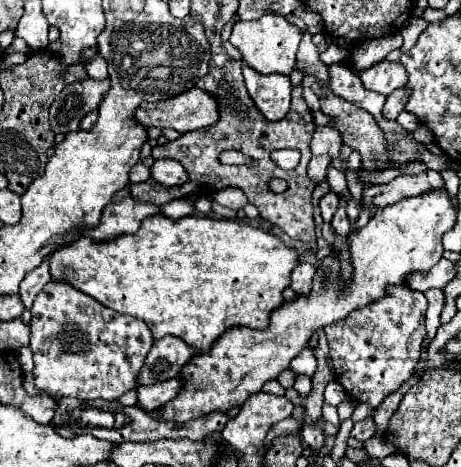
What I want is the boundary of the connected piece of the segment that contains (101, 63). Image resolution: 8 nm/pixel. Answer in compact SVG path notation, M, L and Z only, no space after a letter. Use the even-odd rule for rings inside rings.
M98 54L92 62L88 62L88 64L84 64L86 66L86 72L88 72L88 76L92 76L92 78L108 78L108 72L106 72L106 60Z

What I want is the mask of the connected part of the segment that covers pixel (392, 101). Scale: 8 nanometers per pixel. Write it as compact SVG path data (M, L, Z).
M404 88L400 90L394 90L392 94L386 96L386 104L384 104L384 112L382 116L386 120L396 120L396 116L404 110L404 102L408 100L408 92Z

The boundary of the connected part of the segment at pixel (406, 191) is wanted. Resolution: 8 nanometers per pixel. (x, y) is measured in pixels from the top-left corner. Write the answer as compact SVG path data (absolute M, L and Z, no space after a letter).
M428 170L418 176L398 176L382 186L364 186L362 204L390 206L410 196L420 196L428 190L444 188L444 178L436 170Z

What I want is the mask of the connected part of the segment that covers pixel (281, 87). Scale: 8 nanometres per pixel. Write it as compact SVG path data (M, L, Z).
M242 66L244 82L254 104L268 120L282 120L290 110L292 82L284 74L260 74L254 68Z

